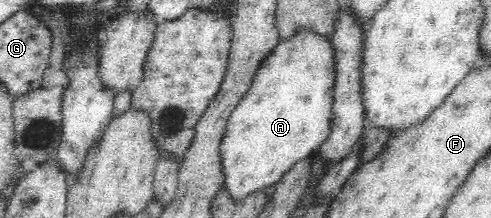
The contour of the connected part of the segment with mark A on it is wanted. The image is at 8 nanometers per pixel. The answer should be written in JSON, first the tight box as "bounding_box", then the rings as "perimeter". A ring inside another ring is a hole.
{"bounding_box":[221,28,336,200],"perimeter":[[[299,28],[291,36],[280,39],[255,71],[248,94],[237,105],[227,121],[221,142],[221,160],[225,171],[225,187],[233,199],[241,200],[254,190],[275,185],[299,161],[318,149],[331,132],[336,60],[330,40],[318,32]]]}

